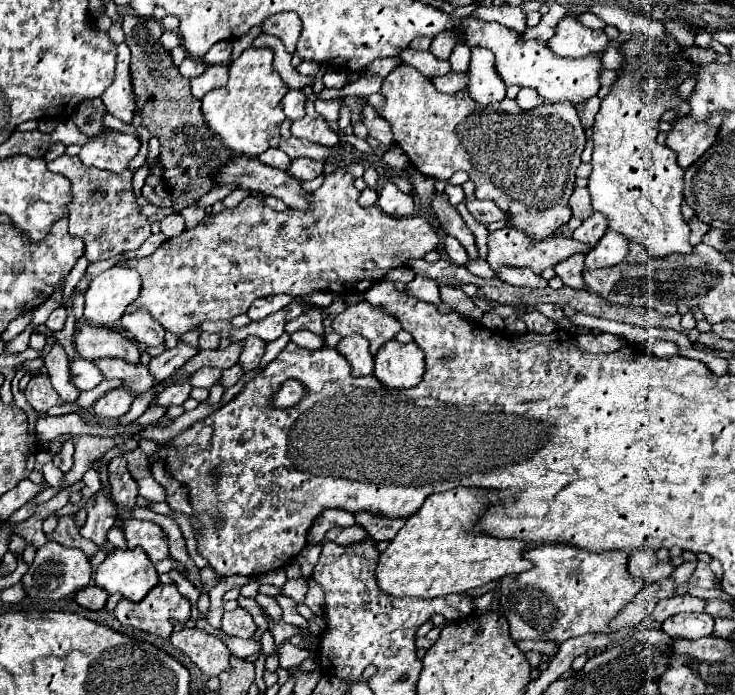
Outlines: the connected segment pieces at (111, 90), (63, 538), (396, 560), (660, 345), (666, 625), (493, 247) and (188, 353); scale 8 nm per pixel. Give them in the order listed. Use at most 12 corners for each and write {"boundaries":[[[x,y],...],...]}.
{"boundaries":[[[117,45],[116,79],[102,95],[106,109],[126,125],[134,113],[131,51]],[[60,517],[54,535],[64,547],[82,549],[88,557],[96,553],[96,545],[84,539],[72,517]],[[494,491],[428,497],[376,565],[392,597],[464,593],[532,569],[470,533]],[[664,339],[652,341],[648,349],[656,357],[672,357],[678,347]],[[706,613],[668,617],[662,629],[670,637],[700,639],[712,635]],[[504,227],[488,235],[490,269],[528,267],[540,275],[578,251],[570,237],[536,243]],[[184,341],[150,361],[156,381],[164,381],[196,353]]]}

